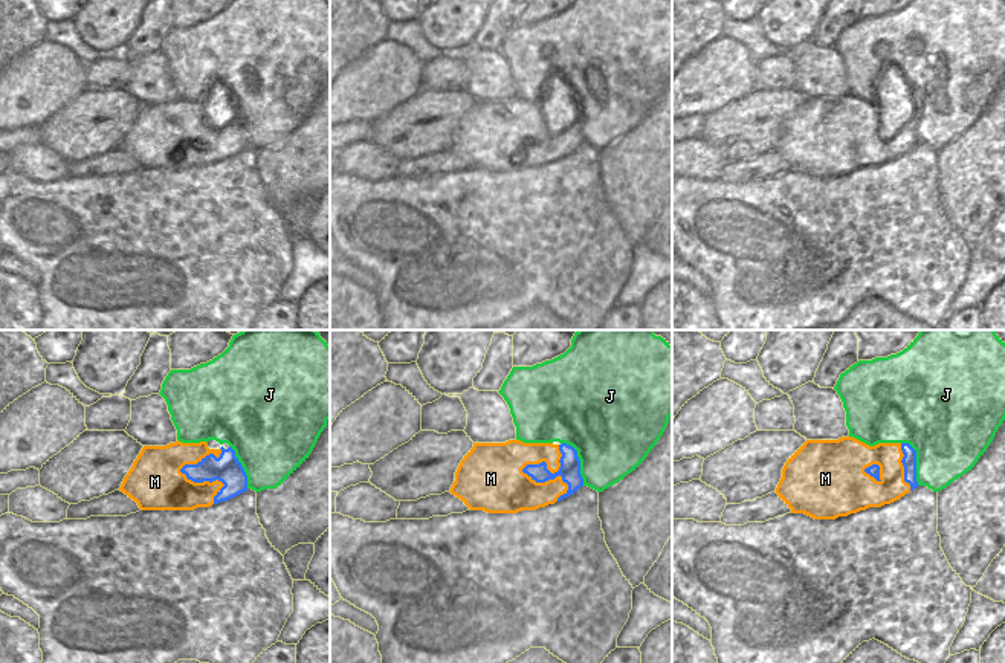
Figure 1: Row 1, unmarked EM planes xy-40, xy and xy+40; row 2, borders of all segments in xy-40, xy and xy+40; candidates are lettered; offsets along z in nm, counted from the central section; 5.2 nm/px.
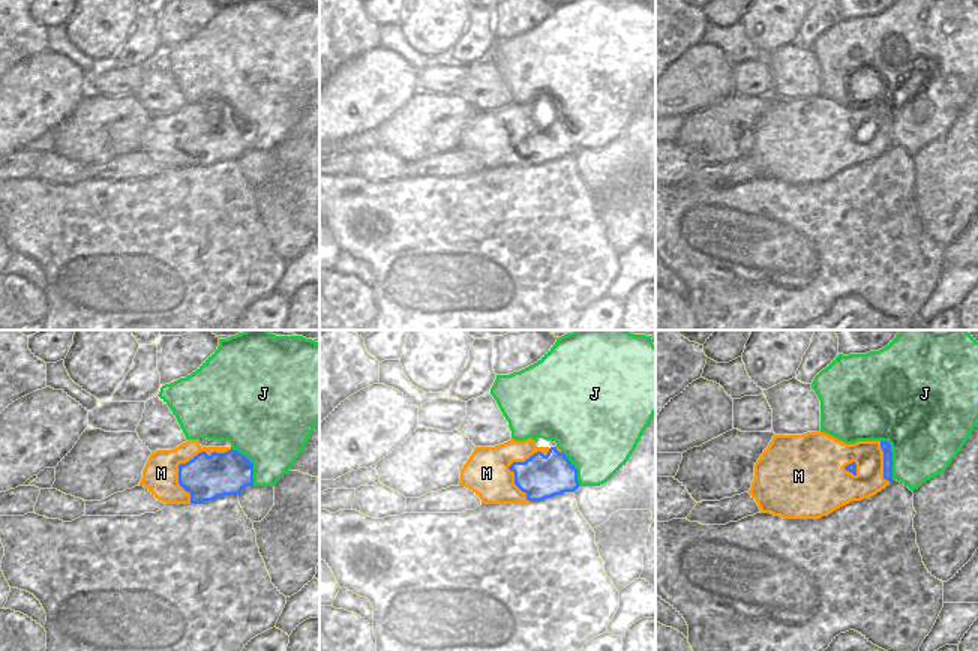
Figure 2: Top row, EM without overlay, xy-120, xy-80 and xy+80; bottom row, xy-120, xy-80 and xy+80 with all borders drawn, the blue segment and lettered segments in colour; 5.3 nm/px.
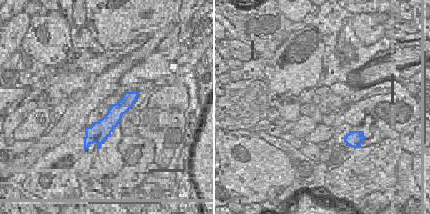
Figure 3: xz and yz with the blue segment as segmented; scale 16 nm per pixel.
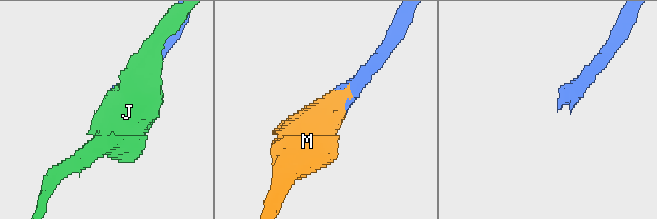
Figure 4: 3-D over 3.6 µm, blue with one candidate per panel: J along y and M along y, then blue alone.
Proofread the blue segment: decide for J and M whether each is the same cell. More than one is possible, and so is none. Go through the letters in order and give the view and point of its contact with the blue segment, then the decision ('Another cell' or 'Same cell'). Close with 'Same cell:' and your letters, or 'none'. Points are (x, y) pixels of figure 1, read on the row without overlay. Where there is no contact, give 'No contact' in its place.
J: Touches blue at xy (579, 119). Another cell
M: Touches blue at xy (523, 127). Same cell
Same cell: M.

